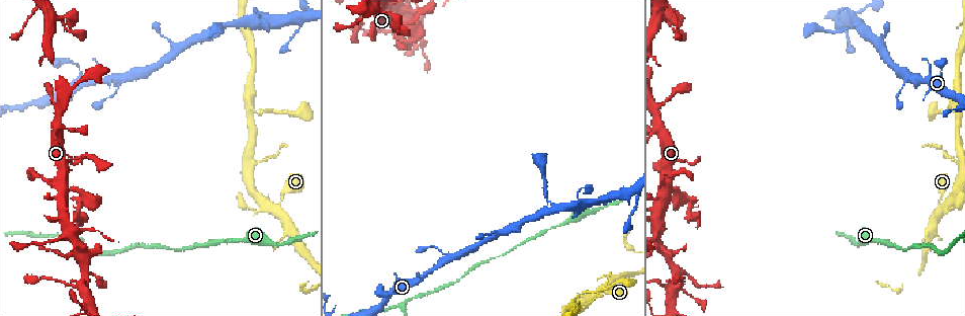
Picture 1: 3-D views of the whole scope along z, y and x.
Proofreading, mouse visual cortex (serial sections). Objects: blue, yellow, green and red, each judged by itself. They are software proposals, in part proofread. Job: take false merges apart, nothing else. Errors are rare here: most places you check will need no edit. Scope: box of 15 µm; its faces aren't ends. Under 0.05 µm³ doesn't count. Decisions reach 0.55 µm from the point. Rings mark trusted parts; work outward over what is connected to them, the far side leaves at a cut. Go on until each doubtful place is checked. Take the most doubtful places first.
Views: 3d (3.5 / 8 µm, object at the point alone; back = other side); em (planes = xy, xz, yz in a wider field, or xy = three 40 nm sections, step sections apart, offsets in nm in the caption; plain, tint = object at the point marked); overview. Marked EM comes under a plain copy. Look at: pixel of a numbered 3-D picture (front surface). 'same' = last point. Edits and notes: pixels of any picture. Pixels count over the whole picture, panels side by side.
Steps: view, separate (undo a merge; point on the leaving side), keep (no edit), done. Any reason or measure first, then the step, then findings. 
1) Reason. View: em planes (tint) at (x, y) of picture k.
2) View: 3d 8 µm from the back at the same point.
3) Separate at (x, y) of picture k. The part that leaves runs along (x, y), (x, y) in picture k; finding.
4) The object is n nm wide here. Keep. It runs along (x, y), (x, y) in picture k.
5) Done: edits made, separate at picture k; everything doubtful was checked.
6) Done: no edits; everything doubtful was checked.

Abrupt turn. View: 3d 3.5 µm at (952, 242) of picture 1.

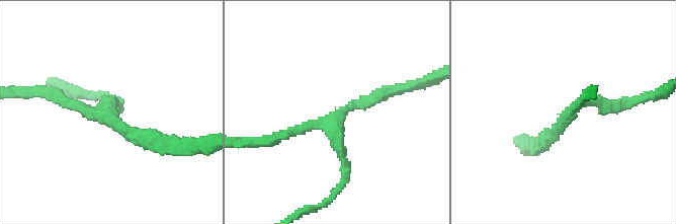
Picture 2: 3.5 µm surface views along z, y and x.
Keep. It runs along (158, 143), (47, 93) in picture 2; one cell here.

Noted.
Two arms at a narrow angle. View: 3d 8 µm at (942, 205) of picture 1.

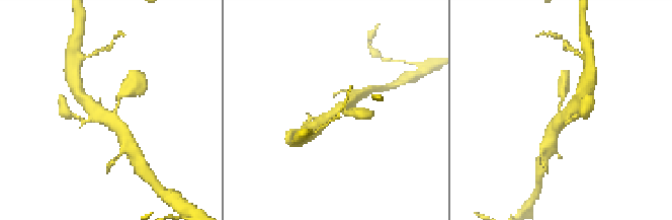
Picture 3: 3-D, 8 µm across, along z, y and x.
4 arms meet here; the arms are 150, 200, 350, 450 nm wide; now the EM. View: em xy step 2 (tint) at (562, 113) of picture 3.

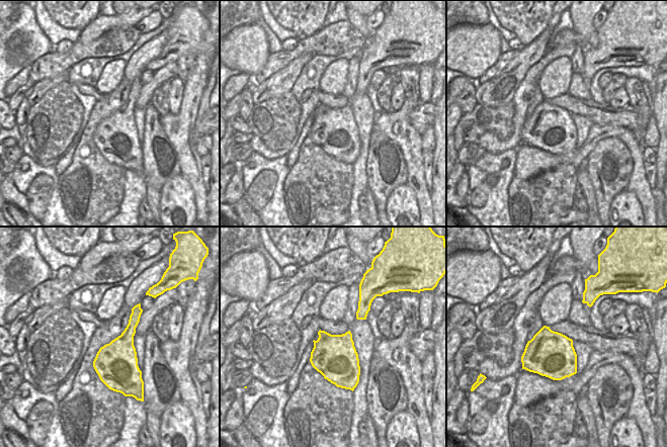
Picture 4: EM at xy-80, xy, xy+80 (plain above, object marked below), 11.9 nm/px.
Keep. It runs along (128, 91), (109, 118), (91, 106) in picture 3; continuous, no second cell.

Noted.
Abrupt turn. View: 3d 8 µm at (78, 212) of picture 1.

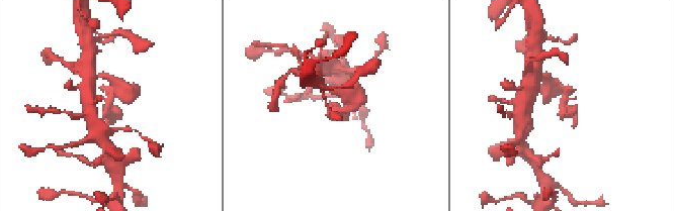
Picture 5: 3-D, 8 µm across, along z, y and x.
View: 3d 3.5 µm at (107, 107) of picture 5.

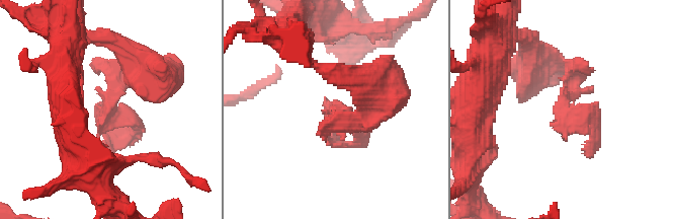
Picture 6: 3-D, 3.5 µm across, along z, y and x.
Need the tissue. View: em xy step 1 (tint) at (334, 111) of picture 6.

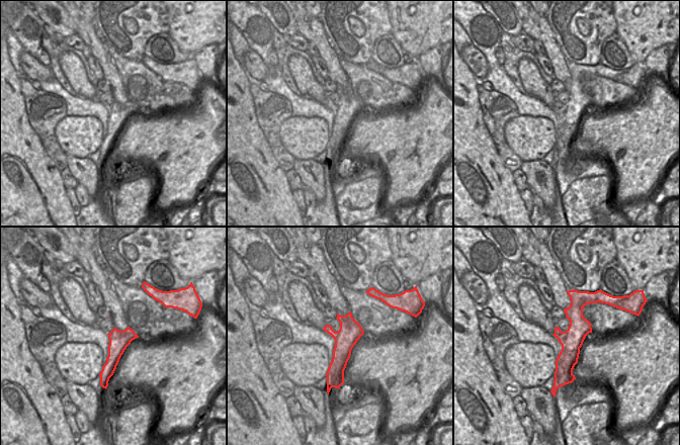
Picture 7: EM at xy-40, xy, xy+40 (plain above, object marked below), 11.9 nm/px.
Keep. One cell here.

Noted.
Looks like a crossing. View: 3d 8 µm at (80, 248) of picture 1.

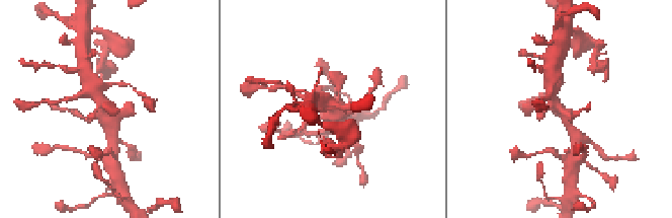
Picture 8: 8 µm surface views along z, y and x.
Now the EM. View: em xy step 3 (tint) at (558, 109) of picture 8.

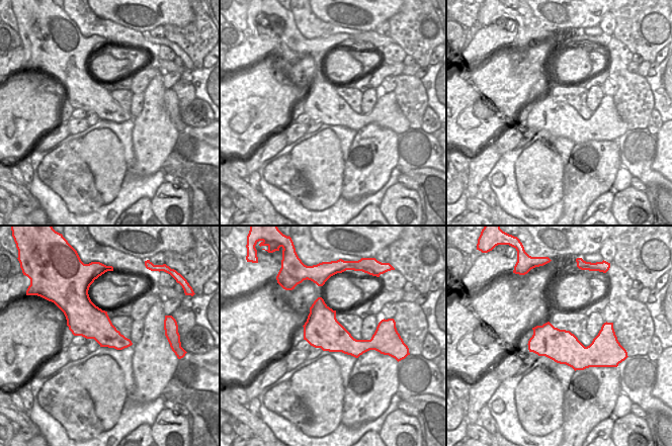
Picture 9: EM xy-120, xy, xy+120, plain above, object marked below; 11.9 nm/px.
Keep. It runs along (552, 84), (553, 101), (574, 133) in picture 8; one cell here.

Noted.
Done: no edits; everything doubtful was checked.

